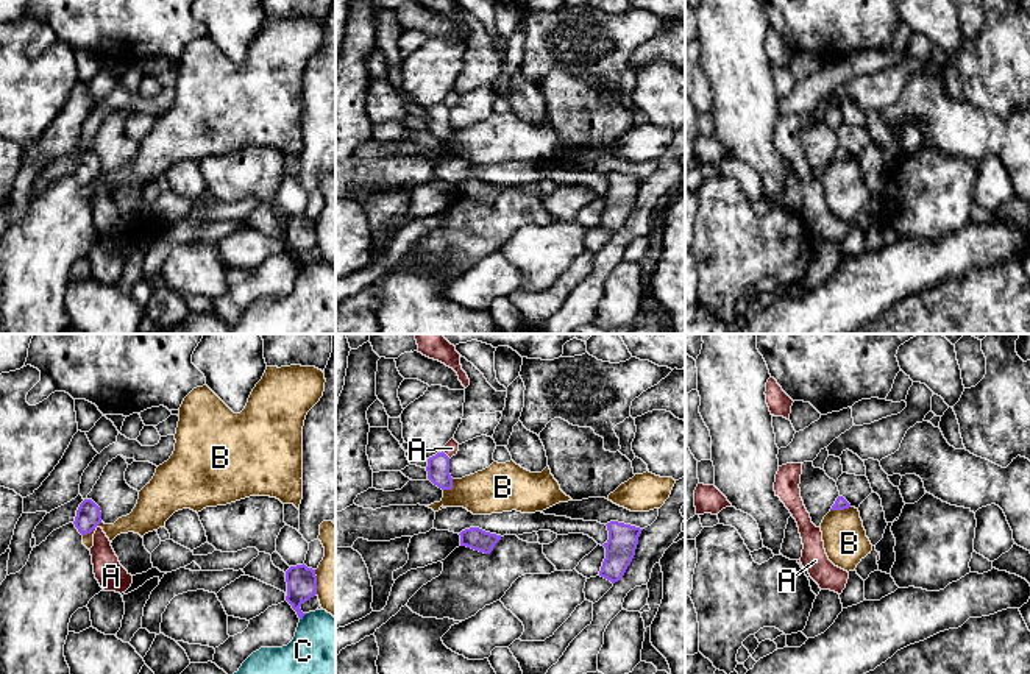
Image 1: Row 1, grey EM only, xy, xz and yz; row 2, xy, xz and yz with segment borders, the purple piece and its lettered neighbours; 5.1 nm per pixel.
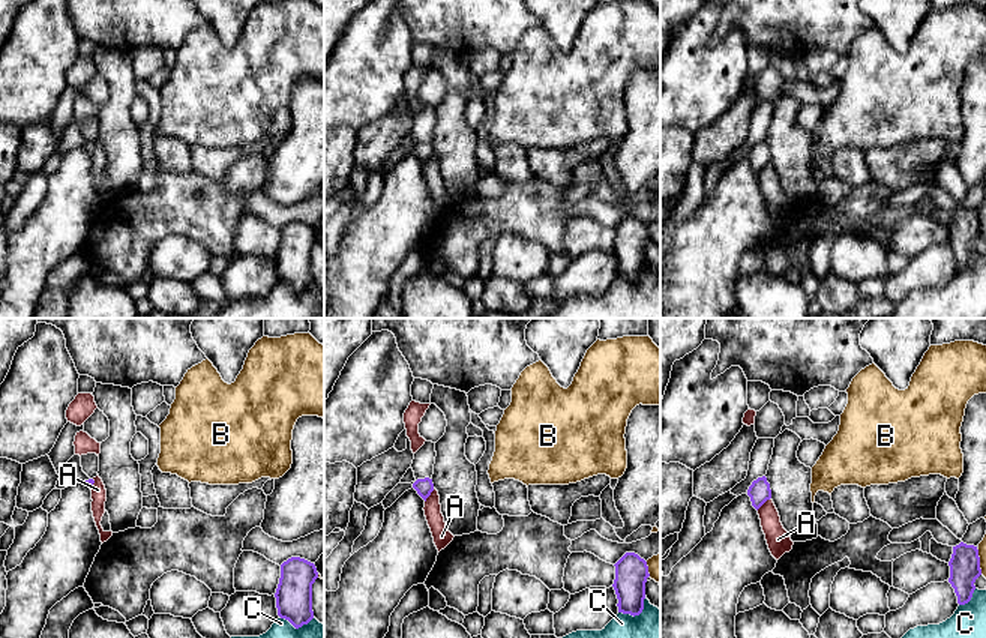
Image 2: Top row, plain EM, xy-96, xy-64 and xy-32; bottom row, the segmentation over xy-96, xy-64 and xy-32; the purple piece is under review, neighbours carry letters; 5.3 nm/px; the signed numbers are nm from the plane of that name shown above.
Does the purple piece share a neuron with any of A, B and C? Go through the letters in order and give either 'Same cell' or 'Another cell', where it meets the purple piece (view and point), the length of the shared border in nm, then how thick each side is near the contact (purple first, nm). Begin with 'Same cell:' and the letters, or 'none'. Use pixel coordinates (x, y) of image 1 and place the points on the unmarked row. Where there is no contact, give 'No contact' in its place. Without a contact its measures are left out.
Same cell: none
A: Another cell. Touches purple at xz (445, 105). Shared border 60 nm. Thickness 120 nm (purple) against 70 nm
B: Another cell. Touches purple at yz (840, 159). Shared border 110 nm. Thickness 60 nm (purple) against 220 nm
C: Another cell. Touches purple at xy (303, 266). Shared border 50 nm. Thickness 160 nm (purple) against 400 nm

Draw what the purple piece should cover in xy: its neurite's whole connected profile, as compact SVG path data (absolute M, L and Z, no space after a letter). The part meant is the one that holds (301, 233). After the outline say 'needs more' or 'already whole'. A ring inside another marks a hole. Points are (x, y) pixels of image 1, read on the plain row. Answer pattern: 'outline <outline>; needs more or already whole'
outline M304 214L290 217L286 222L287 247L286 251L297 262L298 268L303 270L306 264L301 262L301 254L317 245L317 226L315 220L307 218Z; already whole

